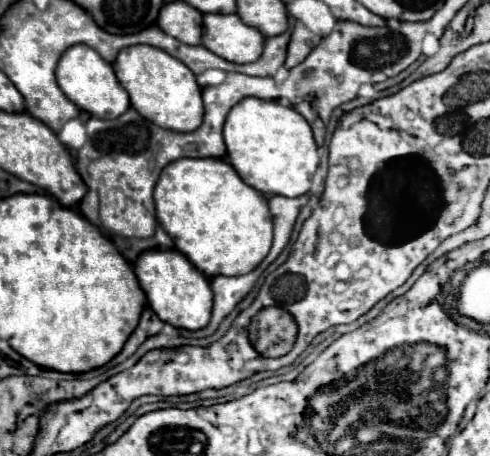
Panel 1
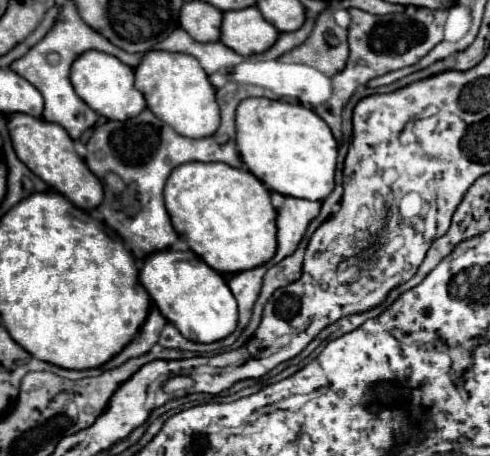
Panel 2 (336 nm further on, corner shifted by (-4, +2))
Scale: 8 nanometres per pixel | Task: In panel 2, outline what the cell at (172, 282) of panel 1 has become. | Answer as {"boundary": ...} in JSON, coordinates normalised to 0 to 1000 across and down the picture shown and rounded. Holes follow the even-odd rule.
{"boundary":[[[331,548],[306,557],[286,592],[286,618],[322,680],[331,680],[331,693],[347,702],[376,741],[424,754],[453,746],[482,724],[486,675],[457,605],[416,579],[392,548]]]}

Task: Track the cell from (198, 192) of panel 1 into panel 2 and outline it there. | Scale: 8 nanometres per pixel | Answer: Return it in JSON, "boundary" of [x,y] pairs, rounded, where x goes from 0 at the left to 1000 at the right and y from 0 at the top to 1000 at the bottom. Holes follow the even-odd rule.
{"boundary":[[[453,355],[367,360],[339,395],[335,443],[363,518],[453,601],[539,583],[563,557],[567,465],[551,447],[551,417],[502,368],[473,368]]]}

